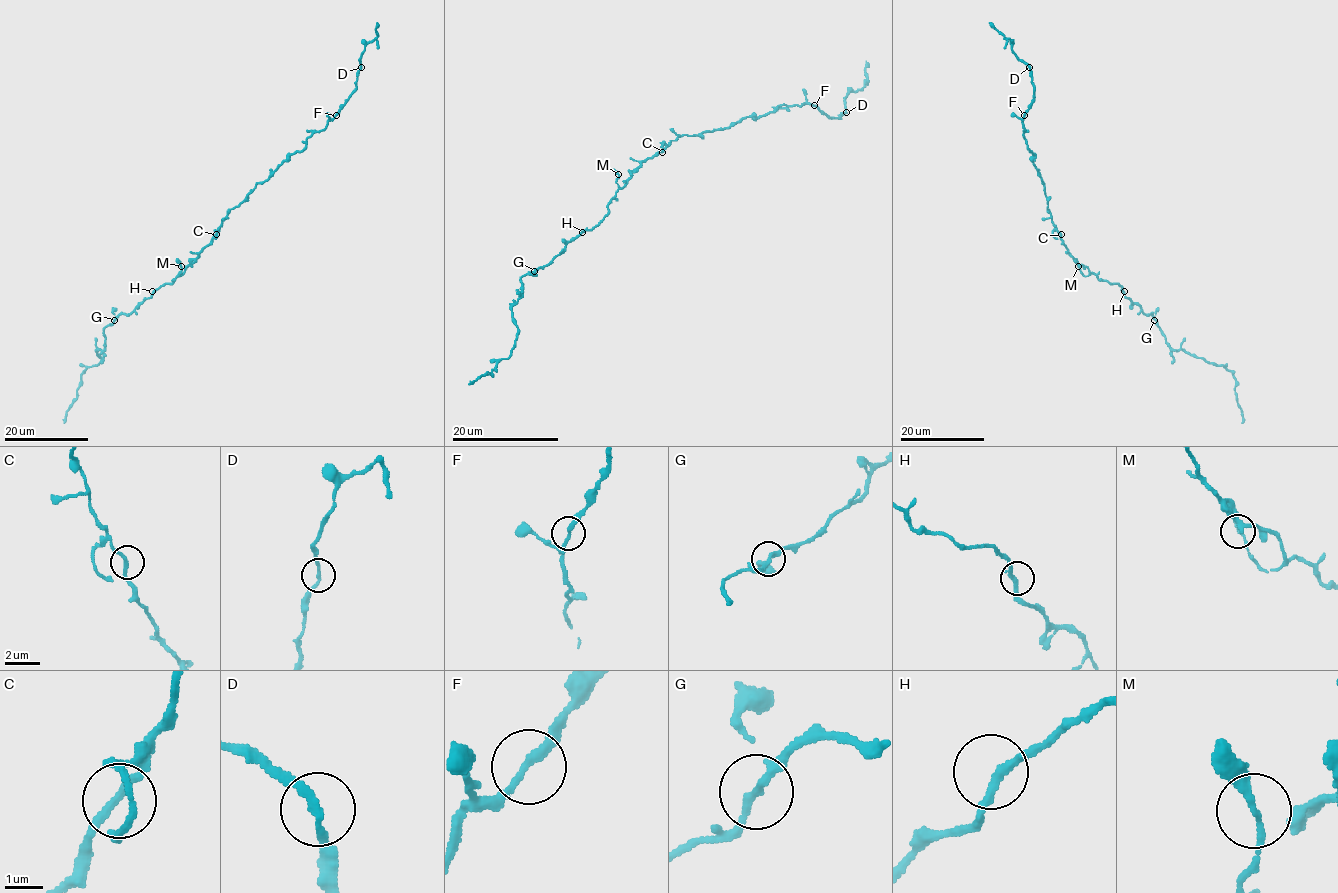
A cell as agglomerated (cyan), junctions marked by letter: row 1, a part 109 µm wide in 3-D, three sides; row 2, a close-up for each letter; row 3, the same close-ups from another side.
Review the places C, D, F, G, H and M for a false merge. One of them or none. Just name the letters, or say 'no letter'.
no letter

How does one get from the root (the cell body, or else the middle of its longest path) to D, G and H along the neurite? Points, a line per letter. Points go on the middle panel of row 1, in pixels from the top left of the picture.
D: (646, 160), (684, 135), (724, 129), (785, 104), (812, 104), (830, 117), (846, 112)
G: (646, 160), (616, 192), (608, 205), (608, 213), (597, 225), (573, 237), (550, 263), (534, 271)
H: (646, 160), (616, 192), (604, 219), (592, 229), (582, 232)

